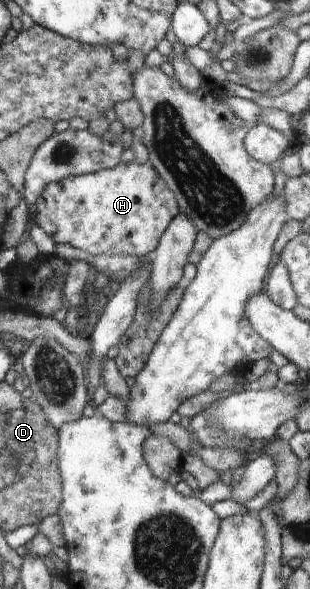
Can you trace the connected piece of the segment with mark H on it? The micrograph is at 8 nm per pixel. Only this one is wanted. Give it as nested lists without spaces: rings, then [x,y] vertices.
[[[120,163],[112,169],[98,173],[66,177],[58,183],[50,183],[35,202],[36,212],[32,221],[38,224],[56,244],[68,244],[86,255],[124,255],[124,257],[146,257],[154,253],[161,236],[172,219],[179,215],[176,199],[168,185],[148,163]]]

